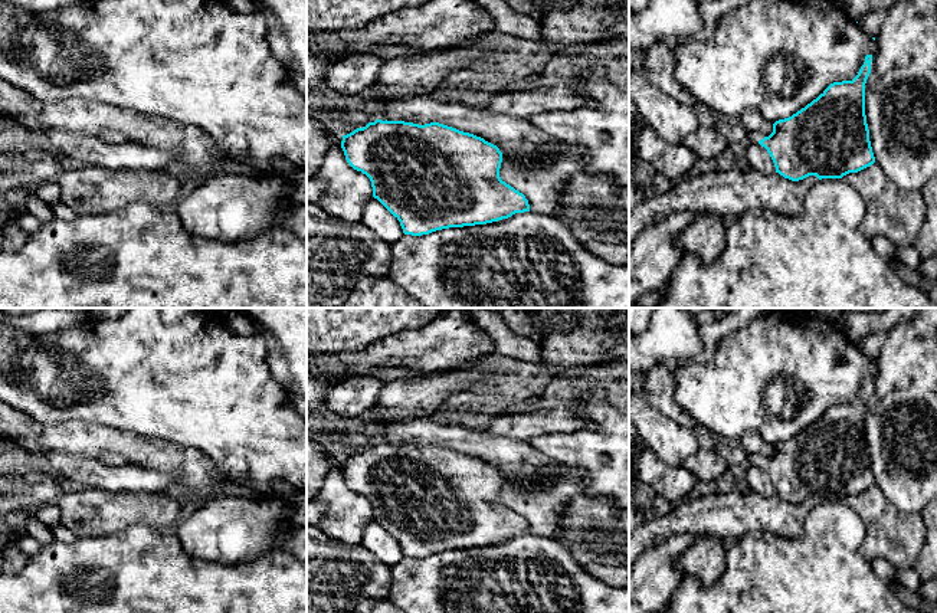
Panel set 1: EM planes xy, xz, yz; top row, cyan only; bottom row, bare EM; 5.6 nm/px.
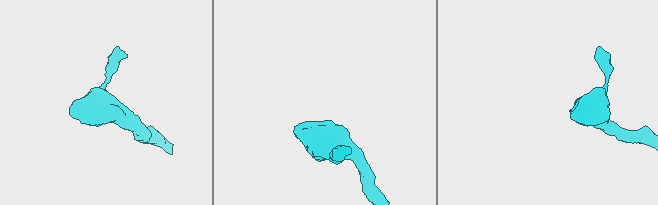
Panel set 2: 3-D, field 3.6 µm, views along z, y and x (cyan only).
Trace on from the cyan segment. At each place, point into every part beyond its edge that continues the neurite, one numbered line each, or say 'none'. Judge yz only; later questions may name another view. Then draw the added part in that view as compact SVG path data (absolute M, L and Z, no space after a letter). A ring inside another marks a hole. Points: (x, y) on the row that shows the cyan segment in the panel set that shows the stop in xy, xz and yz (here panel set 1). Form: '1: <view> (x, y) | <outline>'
1: yz (747, 137) | M741 132L741 140L744 142L759 142L764 135L761 132Z

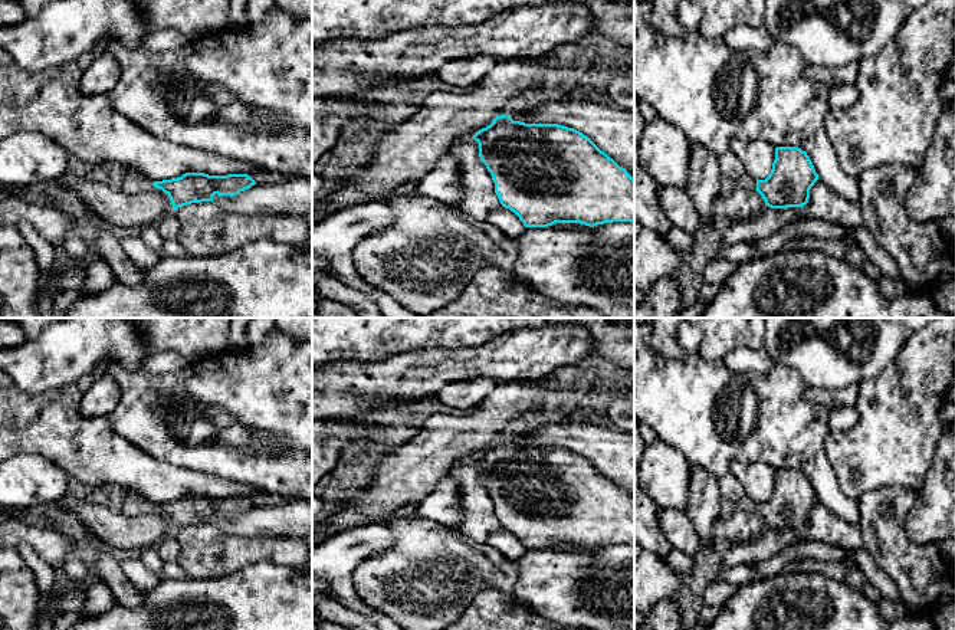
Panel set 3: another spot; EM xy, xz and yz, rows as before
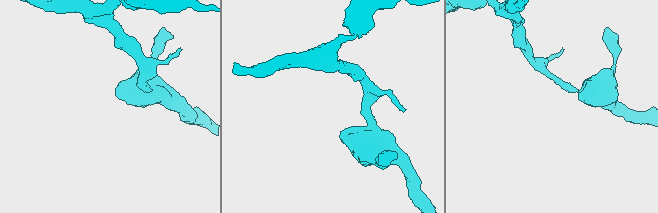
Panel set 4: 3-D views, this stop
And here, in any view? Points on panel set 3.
none

